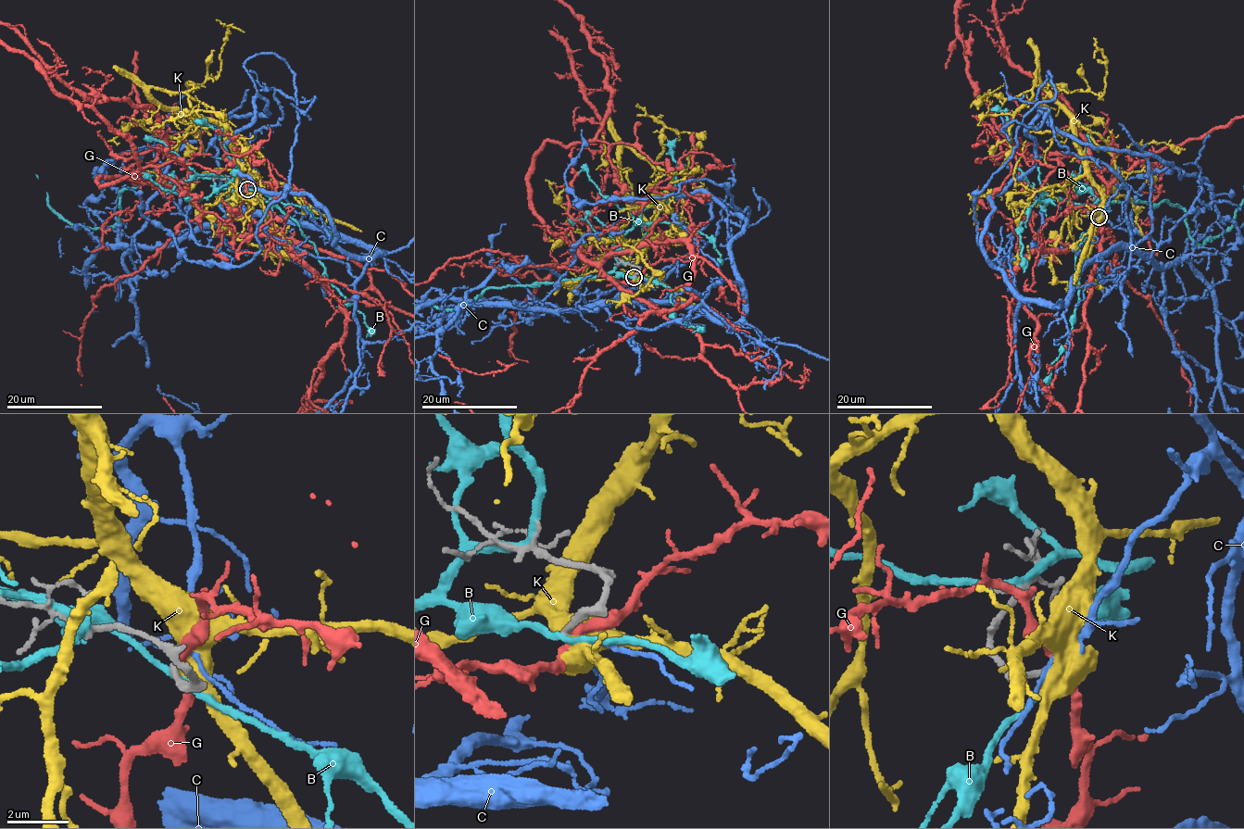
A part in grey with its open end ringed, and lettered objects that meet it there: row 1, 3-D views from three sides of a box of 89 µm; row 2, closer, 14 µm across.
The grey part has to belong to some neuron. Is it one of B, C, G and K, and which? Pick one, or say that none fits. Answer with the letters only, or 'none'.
C

